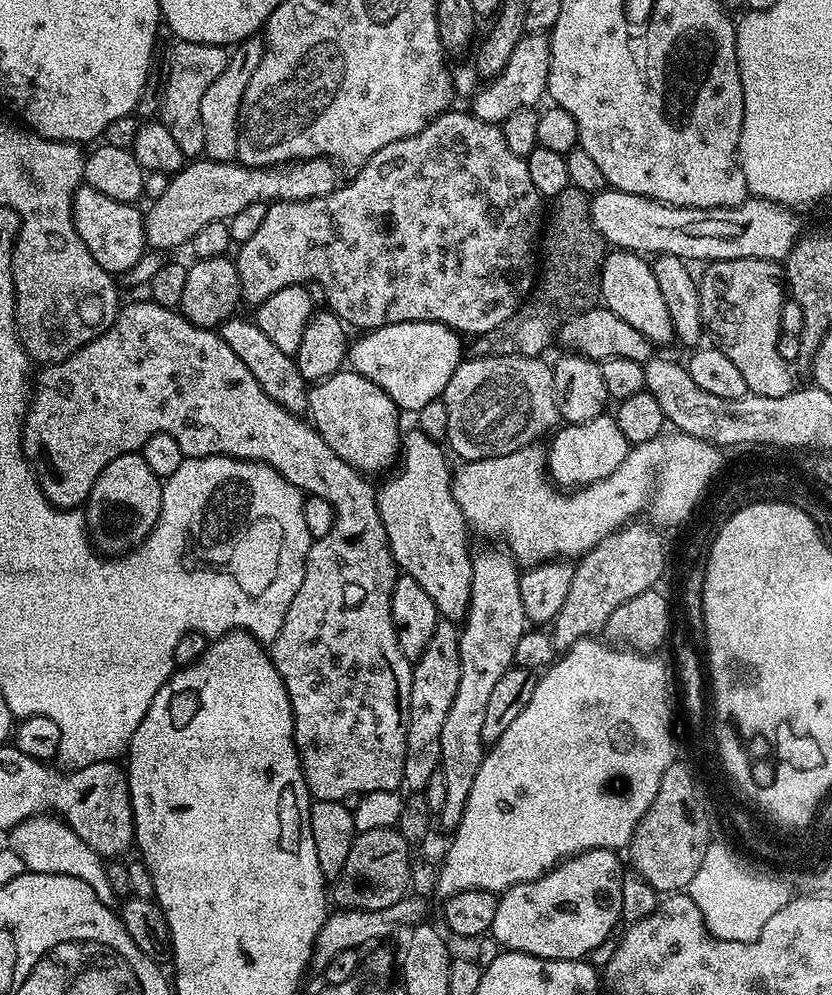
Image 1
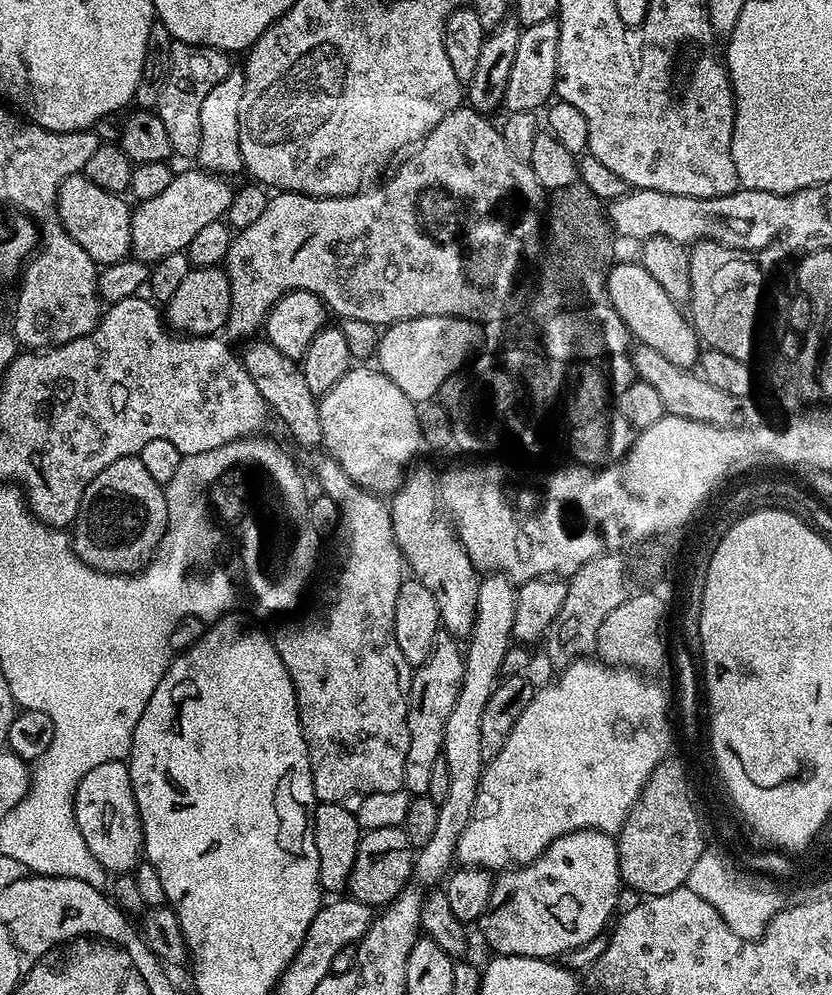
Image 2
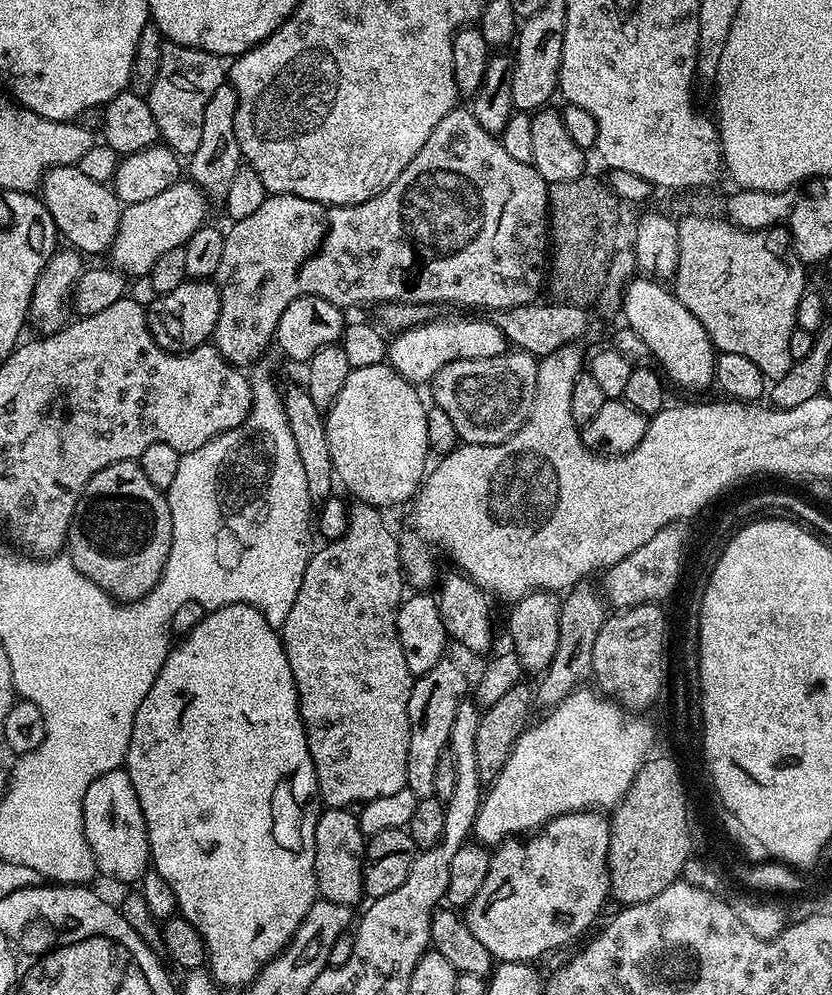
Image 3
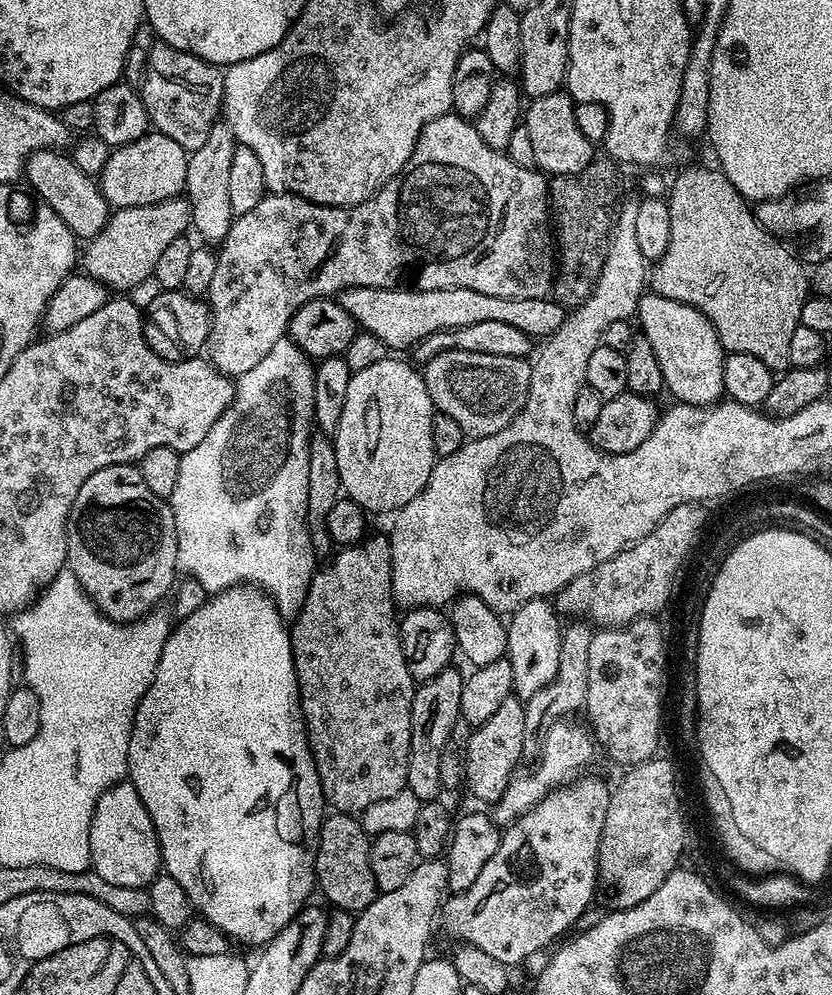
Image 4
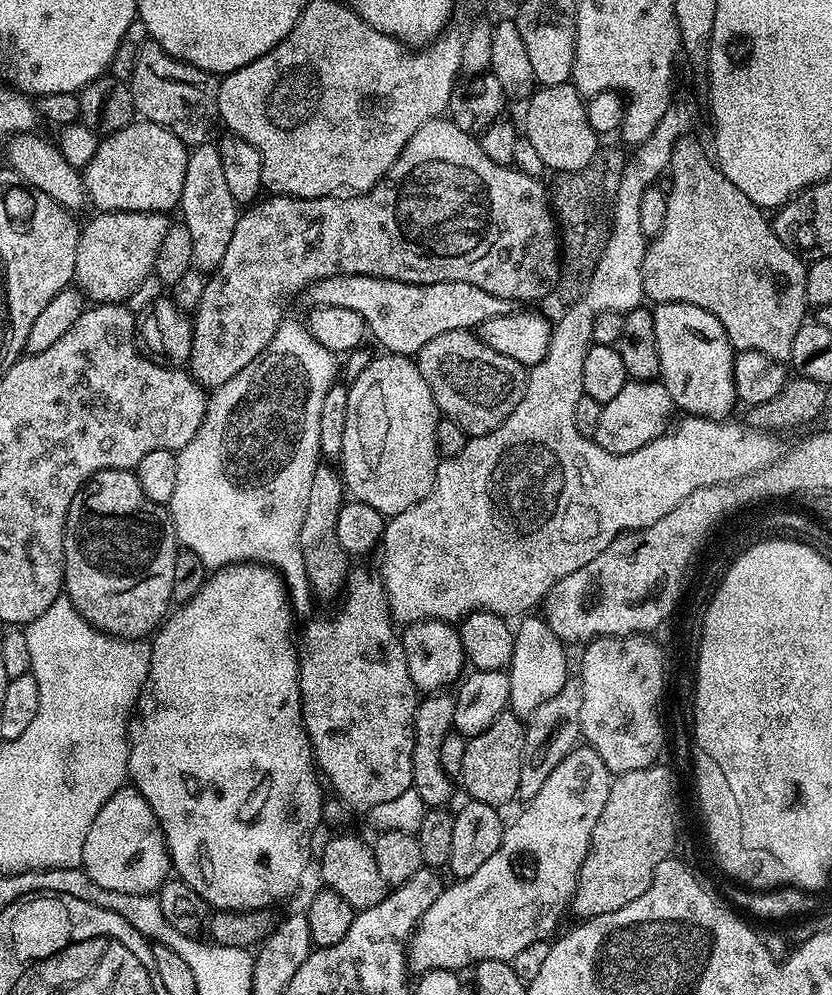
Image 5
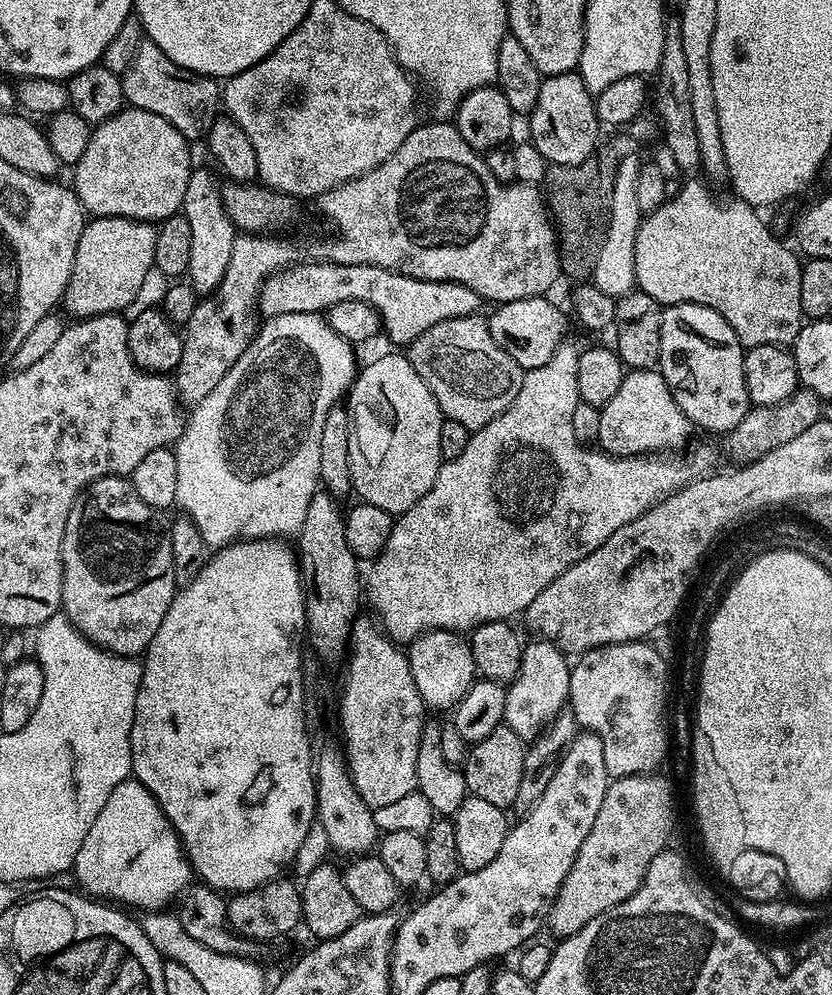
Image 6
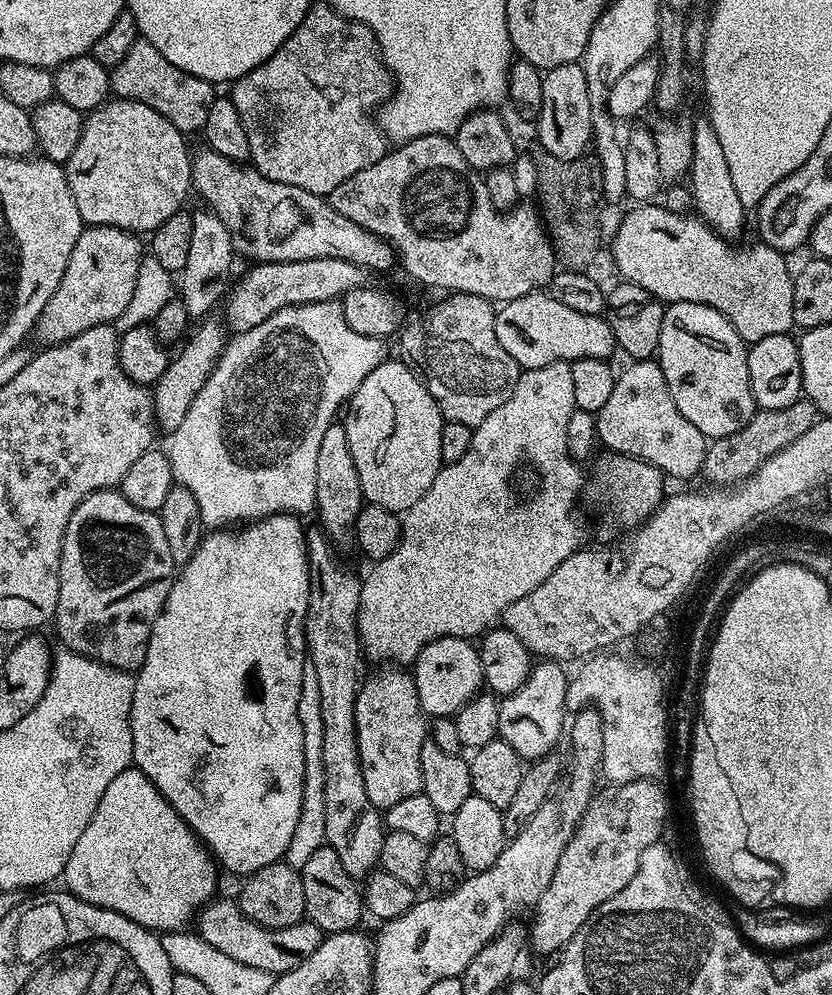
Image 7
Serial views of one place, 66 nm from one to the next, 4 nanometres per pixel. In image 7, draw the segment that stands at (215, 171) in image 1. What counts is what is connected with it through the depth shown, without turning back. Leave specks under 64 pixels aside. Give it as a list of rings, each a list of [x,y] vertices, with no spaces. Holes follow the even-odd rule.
[[[114,226],[85,227],[78,242],[74,242],[74,250],[70,250],[70,262],[66,262],[66,274],[62,274],[58,290],[50,294],[50,302],[46,302],[36,320],[34,336],[41,340],[41,345],[61,344],[82,334],[82,330],[90,330],[90,326],[112,324],[119,318],[134,296],[140,261],[146,255],[140,240],[137,233]]]

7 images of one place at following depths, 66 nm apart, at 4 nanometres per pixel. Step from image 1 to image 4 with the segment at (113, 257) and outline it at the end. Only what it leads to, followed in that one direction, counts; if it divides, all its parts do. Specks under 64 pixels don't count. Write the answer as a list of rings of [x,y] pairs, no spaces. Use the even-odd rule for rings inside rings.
[[[60,150],[31,152],[24,163],[24,176],[28,180],[27,187],[45,200],[50,210],[54,210],[54,214],[58,214],[81,241],[91,240],[106,226],[110,215],[108,199],[101,194],[99,183],[93,177],[74,166],[71,155]]]

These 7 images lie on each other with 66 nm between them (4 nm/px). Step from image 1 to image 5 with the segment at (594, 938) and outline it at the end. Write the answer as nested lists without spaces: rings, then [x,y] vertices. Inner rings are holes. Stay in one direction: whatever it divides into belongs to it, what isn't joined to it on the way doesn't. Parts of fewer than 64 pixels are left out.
[[[578,746],[570,754],[566,754],[566,758],[562,758],[562,762],[558,762],[558,766],[554,766],[550,778],[546,778],[546,782],[542,782],[542,790],[538,790],[538,794],[534,794],[534,798],[523,805],[524,813],[513,824],[509,823],[505,827],[502,842],[498,846],[498,850],[494,850],[494,854],[490,854],[490,859],[475,874],[470,874],[470,878],[465,880],[453,879],[452,884],[449,883],[438,894],[438,898],[430,906],[430,910],[426,910],[426,914],[422,916],[414,930],[412,940],[408,943],[409,969],[416,974],[438,970],[439,968],[456,972],[461,970],[460,968],[466,967],[467,964],[468,967],[475,966],[479,960],[507,960],[512,962],[515,961],[515,956],[522,955],[531,944],[536,944],[539,940],[544,939],[547,941],[553,935],[551,932],[559,926],[564,912],[566,916],[569,911],[572,895],[576,893],[578,886],[582,864],[586,862],[586,854],[590,850],[590,838],[594,834],[594,826],[598,826],[598,818],[602,815],[602,806],[606,806],[606,798],[610,798],[610,786],[613,779],[613,773],[609,772],[606,762],[602,762],[602,758],[598,758],[598,754],[593,748]]]

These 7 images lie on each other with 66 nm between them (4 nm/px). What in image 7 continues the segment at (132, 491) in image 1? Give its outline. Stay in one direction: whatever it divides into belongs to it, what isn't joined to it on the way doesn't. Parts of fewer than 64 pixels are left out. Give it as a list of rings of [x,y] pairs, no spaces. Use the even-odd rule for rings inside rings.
[[[116,488],[91,492],[70,514],[60,555],[60,589],[54,617],[56,632],[65,649],[97,660],[110,668],[135,673],[144,665],[152,627],[172,589],[178,565],[170,558],[170,546],[155,512],[138,510]]]

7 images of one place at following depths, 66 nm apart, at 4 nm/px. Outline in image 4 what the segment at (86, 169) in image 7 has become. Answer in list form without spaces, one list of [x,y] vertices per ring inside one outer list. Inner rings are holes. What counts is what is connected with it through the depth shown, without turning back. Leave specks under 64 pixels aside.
[[[148,130],[136,141],[109,151],[106,166],[98,177],[100,192],[113,209],[150,206],[177,199],[184,192],[189,155],[182,146],[178,146],[178,142],[174,142],[174,138]]]

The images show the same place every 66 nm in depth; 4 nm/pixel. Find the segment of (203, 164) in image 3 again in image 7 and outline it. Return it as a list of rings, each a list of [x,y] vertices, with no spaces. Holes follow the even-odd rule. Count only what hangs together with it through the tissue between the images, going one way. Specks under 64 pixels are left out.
[[[198,210],[192,212],[192,225],[194,230],[190,234],[190,250],[186,257],[186,266],[178,273],[178,296],[183,300],[186,308],[186,314],[189,321],[199,322],[209,315],[212,307],[219,305],[223,301],[229,287],[232,276],[232,256],[234,249],[232,246],[232,232],[226,230],[226,226],[216,215],[207,210]]]

